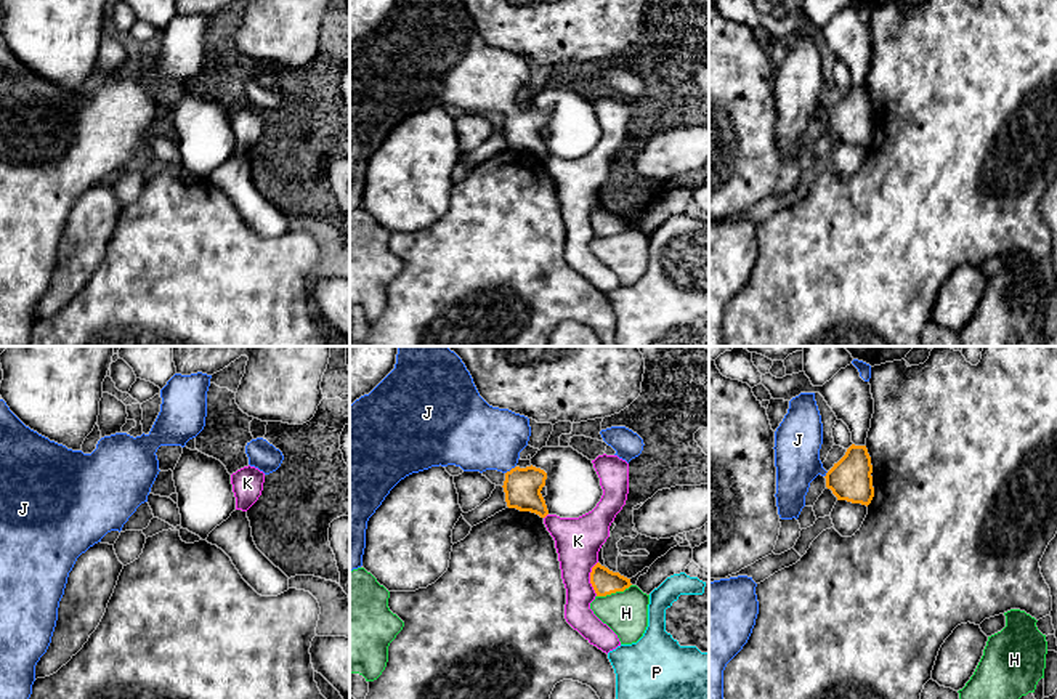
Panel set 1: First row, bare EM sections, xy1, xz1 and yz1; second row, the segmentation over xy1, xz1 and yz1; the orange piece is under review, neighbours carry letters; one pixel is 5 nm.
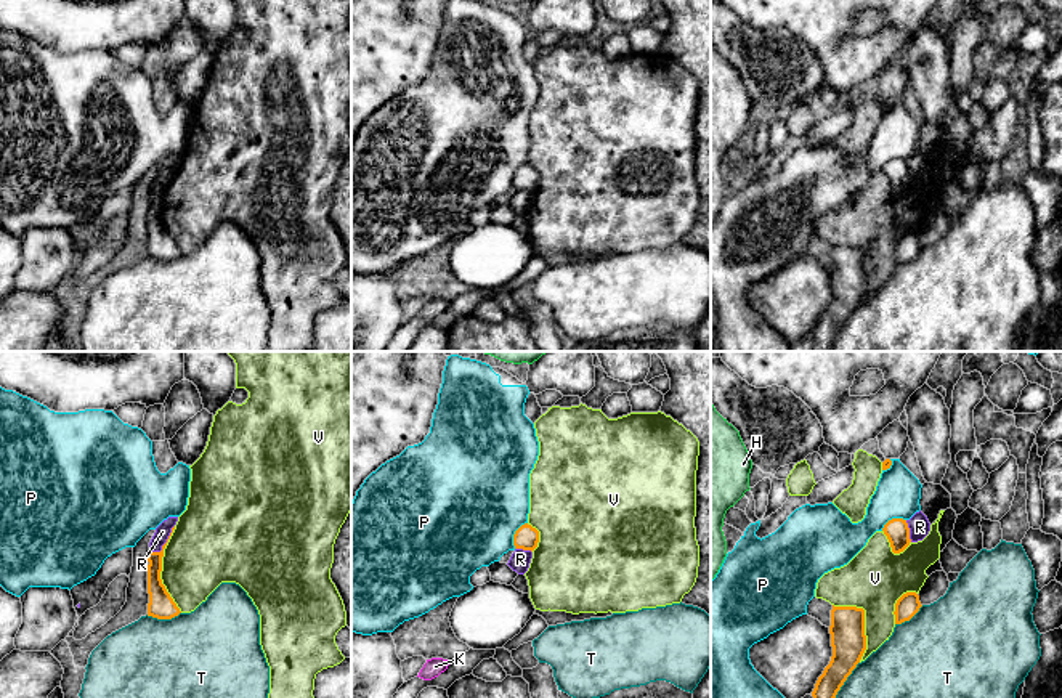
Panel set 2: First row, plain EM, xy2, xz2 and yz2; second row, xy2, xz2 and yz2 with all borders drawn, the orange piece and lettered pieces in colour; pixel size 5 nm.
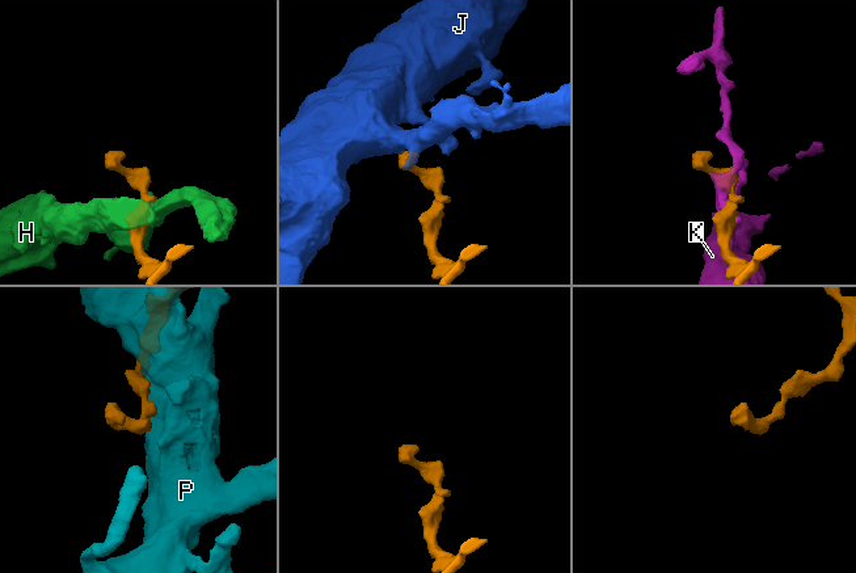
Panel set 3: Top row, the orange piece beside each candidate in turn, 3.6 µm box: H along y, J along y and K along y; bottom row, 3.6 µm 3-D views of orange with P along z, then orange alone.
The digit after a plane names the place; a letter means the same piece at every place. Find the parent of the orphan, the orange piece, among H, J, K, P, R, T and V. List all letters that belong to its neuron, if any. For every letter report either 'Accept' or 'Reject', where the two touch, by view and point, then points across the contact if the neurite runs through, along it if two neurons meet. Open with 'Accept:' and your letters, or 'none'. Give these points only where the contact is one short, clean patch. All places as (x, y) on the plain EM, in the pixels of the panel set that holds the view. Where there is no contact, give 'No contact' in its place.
Accept: J
H: Reject. Touches orange at xz1 (613, 233). Boundary: xz1 (631, 225), (623, 231), (597, 238)
J: Accept. Touches orange at xz1 (512, 109). Path across: xz1 (522, 127), (512, 109), (486, 84), (475, 77)
K: Reject. Touches orange at xz1 (591, 220)
P: Reject. Touches orange at xz2 (514, 175)
R: Reject. Touches orange at xy2 (166, 183). Boundary: xy2 (174, 166), (162, 188), (149, 193)
T: Reject. Touches orange at xy2 (162, 259)
V: Reject. Touches orange at xy2 (161, 211)

